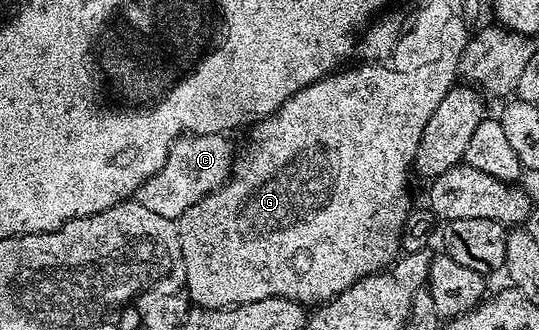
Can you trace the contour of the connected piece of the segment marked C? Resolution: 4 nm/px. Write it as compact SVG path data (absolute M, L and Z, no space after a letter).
M225 134L220 135L184 135L176 140L166 154L164 165L152 177L148 177L138 186L136 202L144 205L151 213L160 213L160 217L168 217L175 221L182 218L183 213L193 203L198 203L206 195L221 187L232 174L232 168L236 158L235 148L230 148L230 143Z

